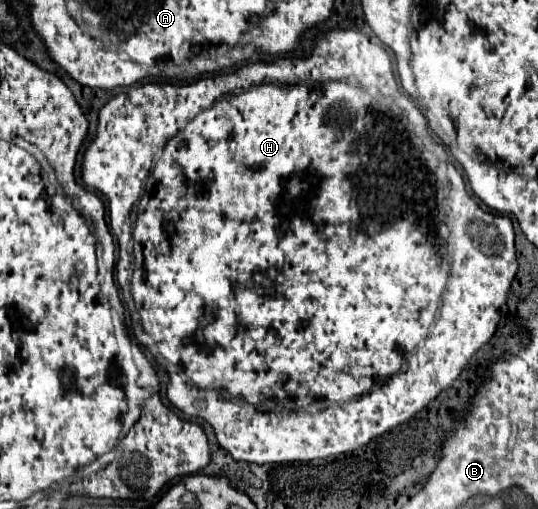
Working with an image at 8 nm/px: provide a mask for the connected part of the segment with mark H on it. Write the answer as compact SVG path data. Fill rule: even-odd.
M333 29L323 33L317 39L315 49L309 56L292 58L279 56L275 61L260 60L245 63L235 72L213 77L202 76L192 83L183 85L166 82L134 86L117 93L101 109L97 137L93 145L89 145L85 151L81 173L83 173L83 183L89 189L103 193L107 199L111 227L119 243L117 279L131 279L129 243L133 231L133 241L135 241L135 273L131 281L133 299L137 309L141 309L145 331L159 345L159 349L155 349L155 359L163 363L163 367L169 373L167 399L185 415L205 419L215 429L219 445L227 449L235 461L257 463L257 465L295 461L305 463L341 454L350 455L357 447L367 445L371 439L381 437L383 433L415 417L425 405L429 405L439 395L439 391L447 389L459 377L461 369L467 365L471 355L493 337L497 323L501 319L501 307L507 301L511 281L517 273L513 225L509 217L493 215L493 211L485 211L483 207L479 207L477 199L470 196L465 189L462 172L450 160L445 147L437 145L429 137L425 127L427 123L423 115L419 115L417 107L398 87L386 46L378 37L377 41L373 42L359 31L345 31L345 29ZM307 81L347 81L347 83L307 83ZM427 155L435 157L435 161L427 159ZM139 199L141 205L135 221L133 211ZM437 205L441 205L439 221L435 211ZM437 227L439 227L439 237L443 241L441 249L443 253L439 253L437 247L437 237L435 237ZM295 341L297 347L265 347L267 343L295 343ZM219 391L225 391L229 399L225 399ZM339 429L359 429L359 431L335 433Z

